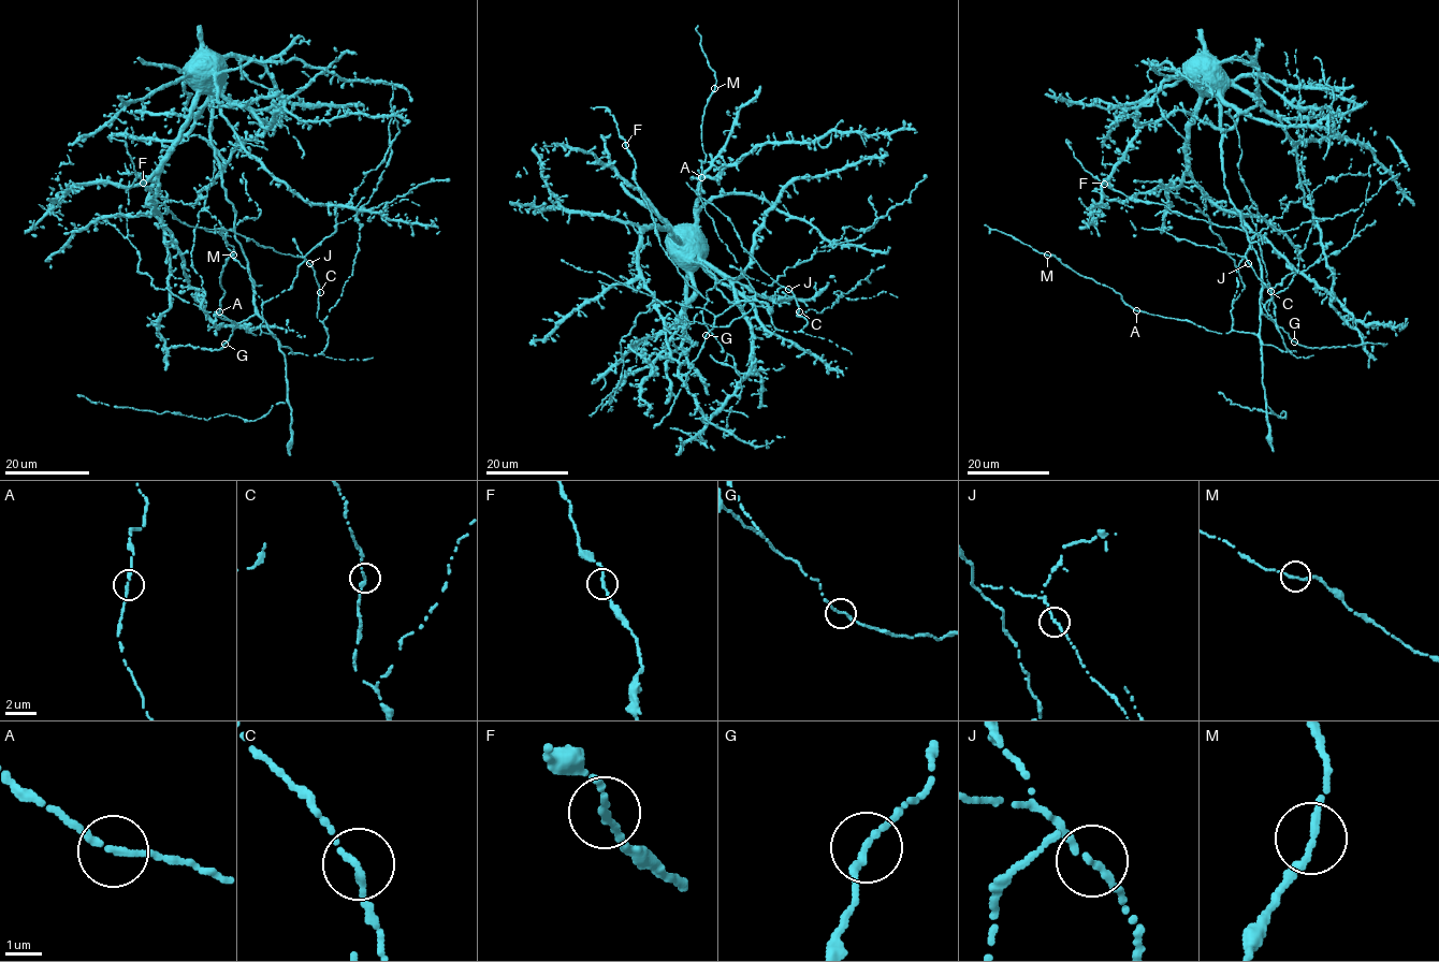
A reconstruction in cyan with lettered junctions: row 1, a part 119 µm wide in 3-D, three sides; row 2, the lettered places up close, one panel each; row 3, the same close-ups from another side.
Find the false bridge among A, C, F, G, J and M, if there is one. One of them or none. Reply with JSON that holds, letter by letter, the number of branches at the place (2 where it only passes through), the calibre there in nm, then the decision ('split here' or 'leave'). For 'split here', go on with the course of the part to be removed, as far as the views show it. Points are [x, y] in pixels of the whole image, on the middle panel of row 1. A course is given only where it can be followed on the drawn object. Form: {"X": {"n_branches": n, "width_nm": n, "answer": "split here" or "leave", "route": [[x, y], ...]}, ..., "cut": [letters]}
{"A": {"n_branches": 2, "width_nm": 200, "answer": "leave"}, "C": {"n_branches": 2, "width_nm": 190, "answer": "leave"}, "F": {"n_branches": 2, "width_nm": 200, "answer": "split here", "route": [[625, 144], [635, 161], [637, 188], [651, 214], [659, 245], [686, 281], [712, 303]]}, "G": {"n_branches": 2, "width_nm": 200, "answer": "leave"}, "J": {"n_branches": 2, "width_nm": 190, "answer": "leave"}, "M": {"n_branches": 2, "width_nm": 200, "answer": "leave"}, "cut": ["F"]}

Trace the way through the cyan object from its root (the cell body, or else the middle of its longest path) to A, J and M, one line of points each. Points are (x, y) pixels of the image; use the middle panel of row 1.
A: (715, 277), (715, 287), (729, 302), (755, 297), (754, 288), (705, 210), (698, 191), (701, 177)
J: (715, 277), (715, 287), (729, 302), (758, 301), (778, 330), (796, 333), (808, 321), (797, 316), (788, 289)
M: (715, 277), (715, 287), (729, 302), (755, 297), (698, 191), (706, 156), (702, 116), (714, 88)

